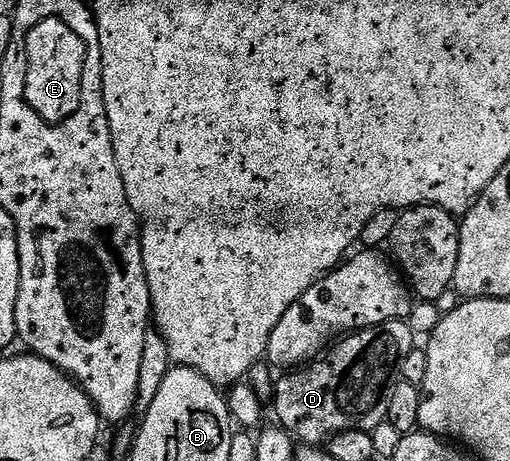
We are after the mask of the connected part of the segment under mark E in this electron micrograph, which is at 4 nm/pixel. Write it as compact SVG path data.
M46 18L28 31L26 101L46 123L63 123L80 107L80 101L83 99L83 75L88 46L83 38L70 29L64 19Z

